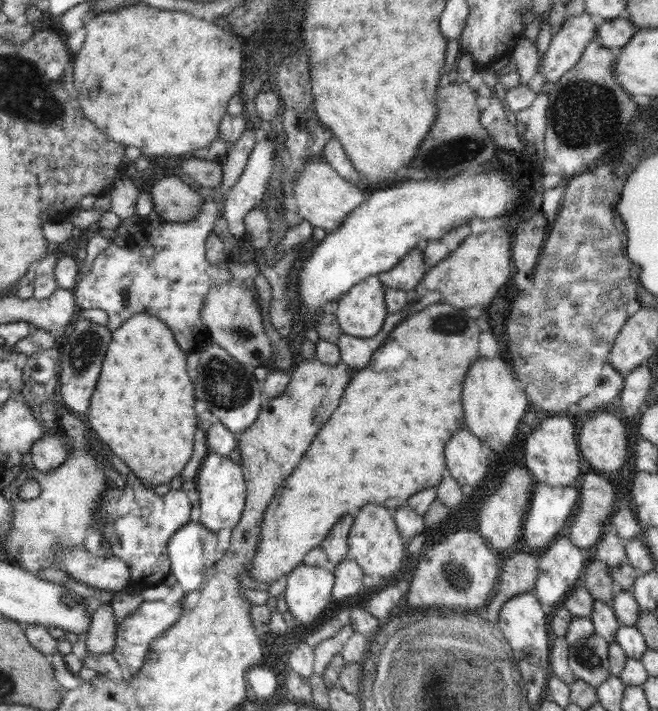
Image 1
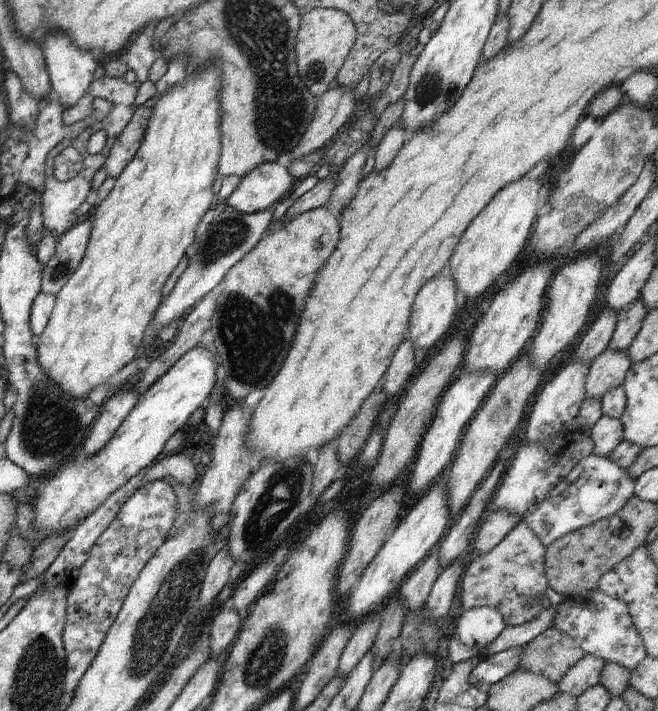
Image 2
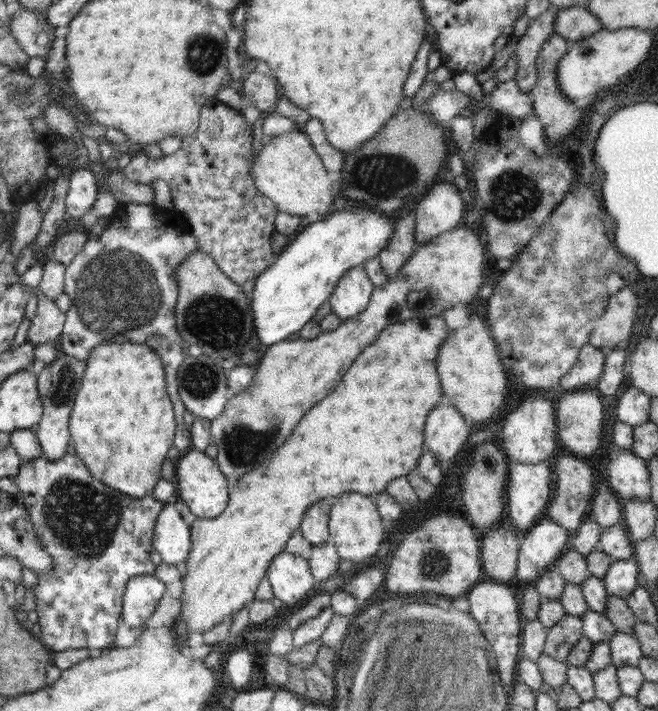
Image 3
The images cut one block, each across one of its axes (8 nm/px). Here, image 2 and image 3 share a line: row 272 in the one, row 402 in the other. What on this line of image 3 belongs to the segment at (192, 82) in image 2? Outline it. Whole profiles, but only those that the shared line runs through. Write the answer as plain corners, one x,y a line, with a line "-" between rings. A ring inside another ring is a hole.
111,342
95,346
87,356
82,386
76,393
69,416
69,433
76,456
82,459
94,479
110,489
142,499
152,495
160,480
162,463
173,446
176,422
166,390
166,373
156,351
135,342

